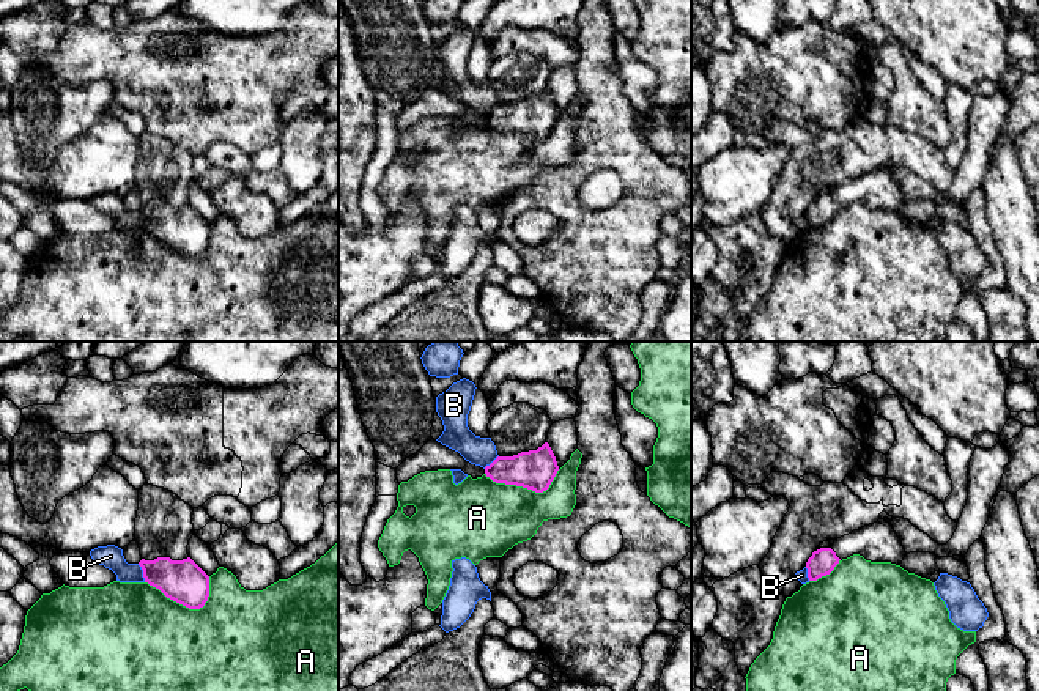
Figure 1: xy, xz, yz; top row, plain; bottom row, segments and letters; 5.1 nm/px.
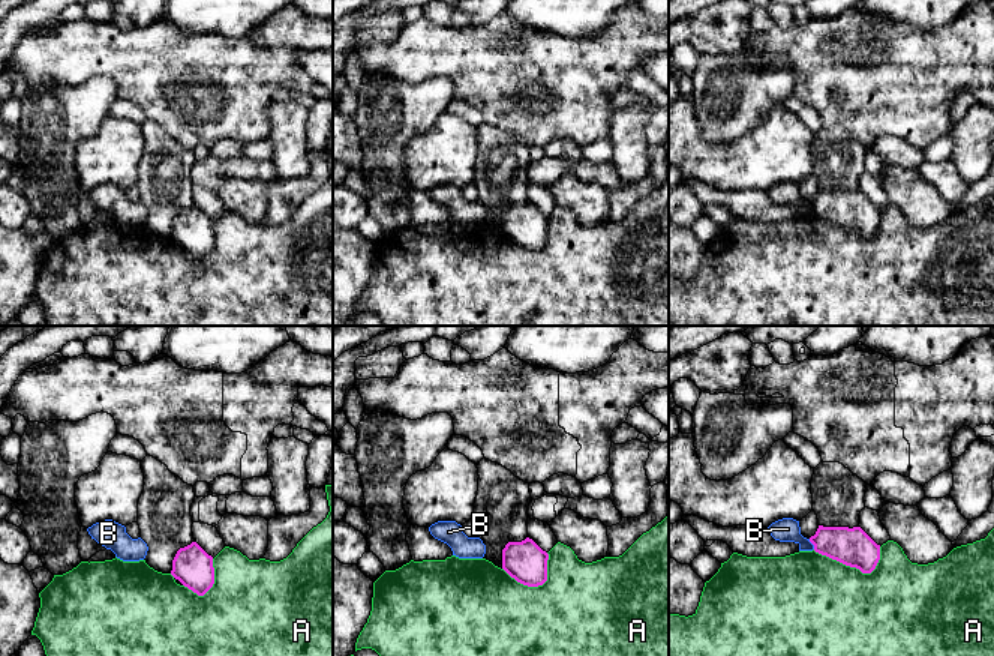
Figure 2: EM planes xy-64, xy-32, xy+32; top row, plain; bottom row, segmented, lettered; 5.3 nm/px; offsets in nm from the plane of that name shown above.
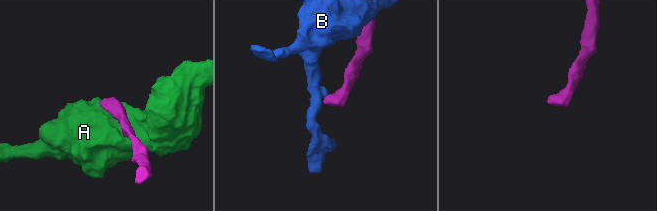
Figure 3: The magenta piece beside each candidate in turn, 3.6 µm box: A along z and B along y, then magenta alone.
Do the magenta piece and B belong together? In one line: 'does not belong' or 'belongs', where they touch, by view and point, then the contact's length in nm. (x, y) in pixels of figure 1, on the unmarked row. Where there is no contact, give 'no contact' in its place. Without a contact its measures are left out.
does not belong; meets magenta in xy at (144, 221); contact 100 nm long

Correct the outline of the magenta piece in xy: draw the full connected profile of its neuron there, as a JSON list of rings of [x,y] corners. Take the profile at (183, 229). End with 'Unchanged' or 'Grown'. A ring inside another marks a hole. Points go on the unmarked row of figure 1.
[[[190,205],[183,208],[142,206],[139,212],[145,230],[159,236],[167,246],[189,257],[200,257],[208,249],[209,224]]]. Unchanged

